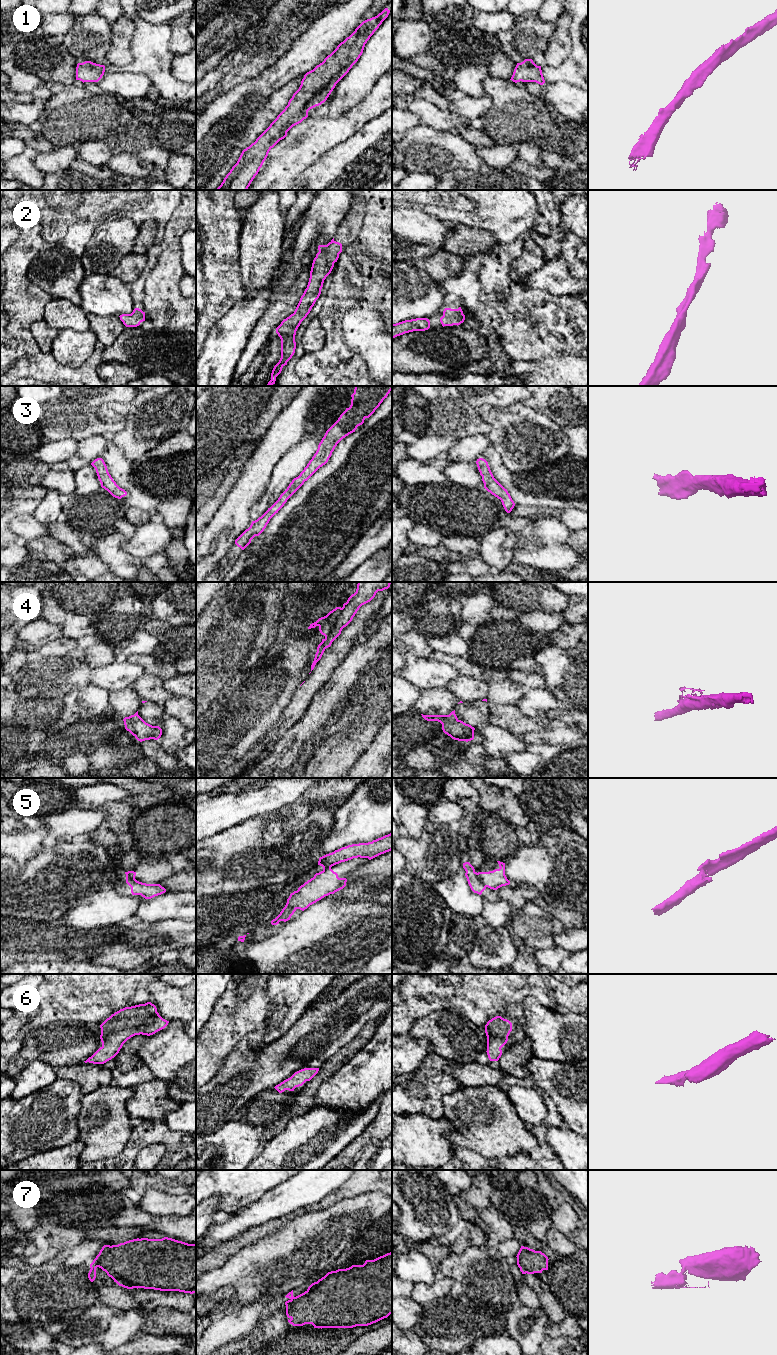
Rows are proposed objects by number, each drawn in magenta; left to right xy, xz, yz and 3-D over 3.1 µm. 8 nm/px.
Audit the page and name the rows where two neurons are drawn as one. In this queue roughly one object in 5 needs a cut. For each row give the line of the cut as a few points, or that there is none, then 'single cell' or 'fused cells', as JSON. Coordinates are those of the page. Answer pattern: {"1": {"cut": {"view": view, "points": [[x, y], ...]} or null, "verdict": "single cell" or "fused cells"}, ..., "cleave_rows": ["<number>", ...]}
{"1": {"cut": null, "verdict": "single cell"}, "2": {"cut": null, "verdict": "single cell"}, "3": {"cut": null, "verdict": "single cell"}, "4": {"cut": null, "verdict": "single cell"}, "5": {"cut": {"view": "yz", "points": [[477, 873], [486, 886]]}, "verdict": "fused cells"}, "6": {"cut": null, "verdict": "single cell"}, "7": {"cut": {"view": "xy", "points": [[92, 1262], [98, 1266]]}, "verdict": "fused cells"}, "cleave_rows": ["5", "7"]}

